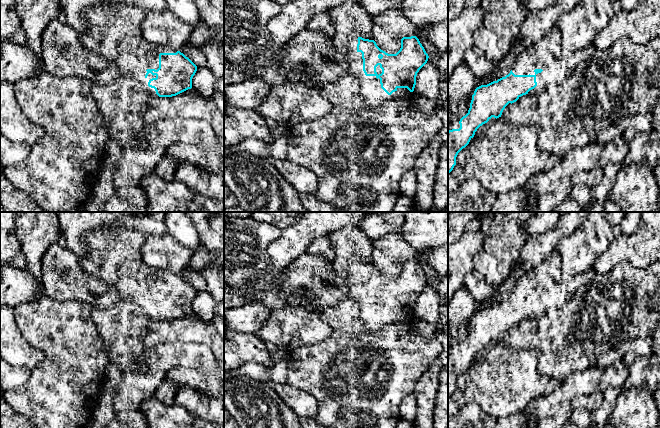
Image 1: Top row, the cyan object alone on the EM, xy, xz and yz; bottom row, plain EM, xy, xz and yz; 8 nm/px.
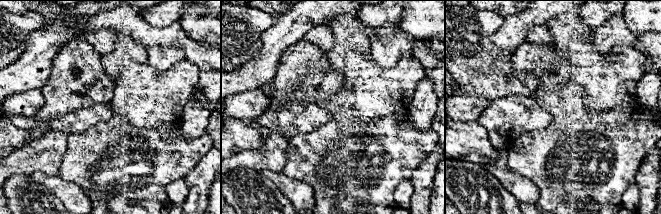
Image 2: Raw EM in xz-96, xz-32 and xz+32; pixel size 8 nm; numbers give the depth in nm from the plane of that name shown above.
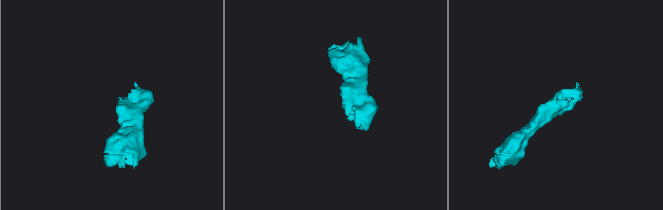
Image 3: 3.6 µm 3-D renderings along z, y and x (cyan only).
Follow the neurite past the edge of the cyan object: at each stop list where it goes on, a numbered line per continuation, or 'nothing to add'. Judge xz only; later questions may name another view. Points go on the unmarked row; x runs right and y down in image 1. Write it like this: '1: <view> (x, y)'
1: xz (371, 314)

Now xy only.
1: xy (145, 278)

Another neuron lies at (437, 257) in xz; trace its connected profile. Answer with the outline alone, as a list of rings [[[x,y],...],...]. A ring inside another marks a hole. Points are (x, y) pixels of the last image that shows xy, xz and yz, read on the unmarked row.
[[[448,244],[439,247],[427,247],[418,250],[416,261],[428,263],[436,272],[434,280],[448,276]]]

